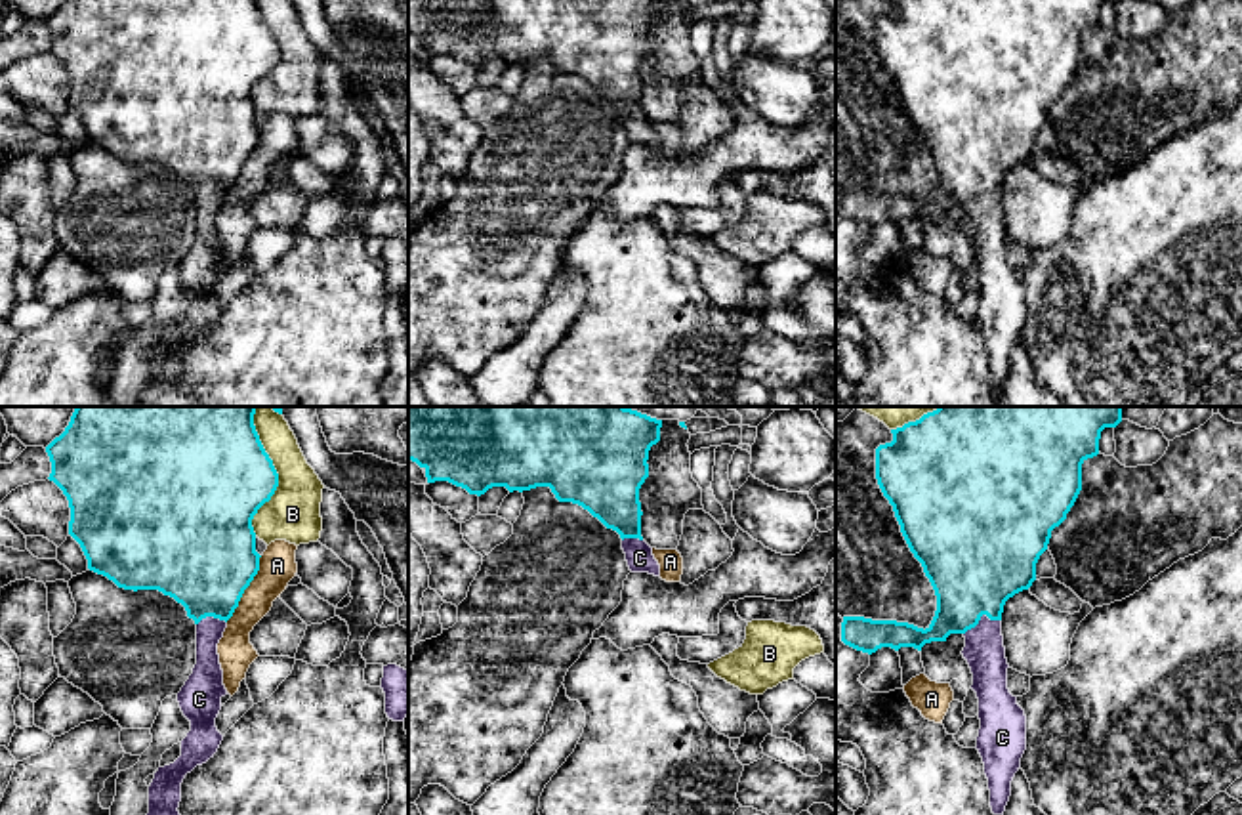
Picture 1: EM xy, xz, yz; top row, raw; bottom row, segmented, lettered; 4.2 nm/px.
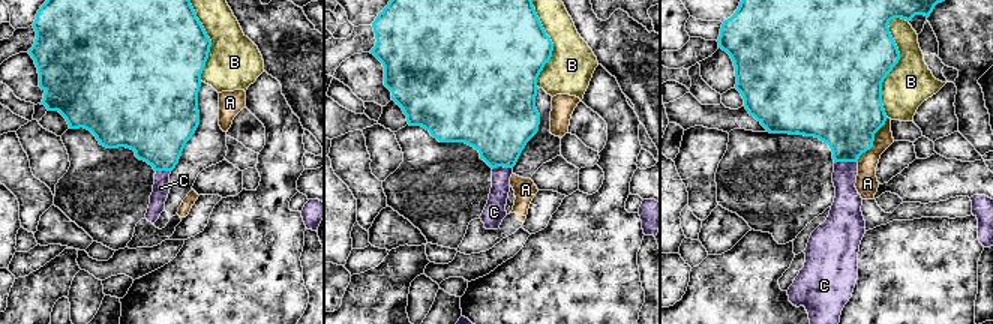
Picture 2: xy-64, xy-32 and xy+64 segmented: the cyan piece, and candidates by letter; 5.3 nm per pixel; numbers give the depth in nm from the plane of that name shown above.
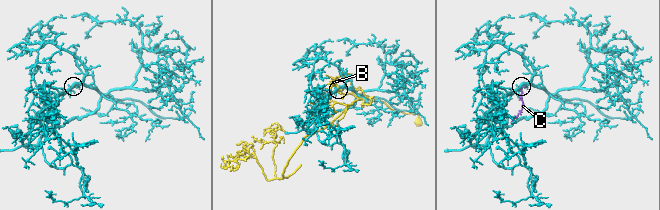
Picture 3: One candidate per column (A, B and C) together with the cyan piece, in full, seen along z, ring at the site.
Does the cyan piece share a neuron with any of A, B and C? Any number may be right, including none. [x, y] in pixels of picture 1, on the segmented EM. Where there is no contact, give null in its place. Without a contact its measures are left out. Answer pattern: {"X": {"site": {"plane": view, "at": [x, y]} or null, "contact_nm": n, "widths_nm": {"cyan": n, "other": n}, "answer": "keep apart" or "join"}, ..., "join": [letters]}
{"A": {"site": {"plane": "xy", "at": [247, 586]}, "contact_nm": 320, "widths_nm": {"cyan": 460, "other": 160}, "answer": "keep apart"}, "B": {"site": {"plane": "xy", "at": [275, 472]}, "contact_nm": 550, "widths_nm": {"cyan": 460, "other": 240}, "answer": "keep apart"}, "C": {"site": {"plane": "yz", "at": [981, 615]}, "contact_nm": 170, "widths_nm": {"cyan": 440, "other": 170}, "answer": "join"}, "join": ["C"]}

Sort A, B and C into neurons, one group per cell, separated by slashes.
A / B / C

